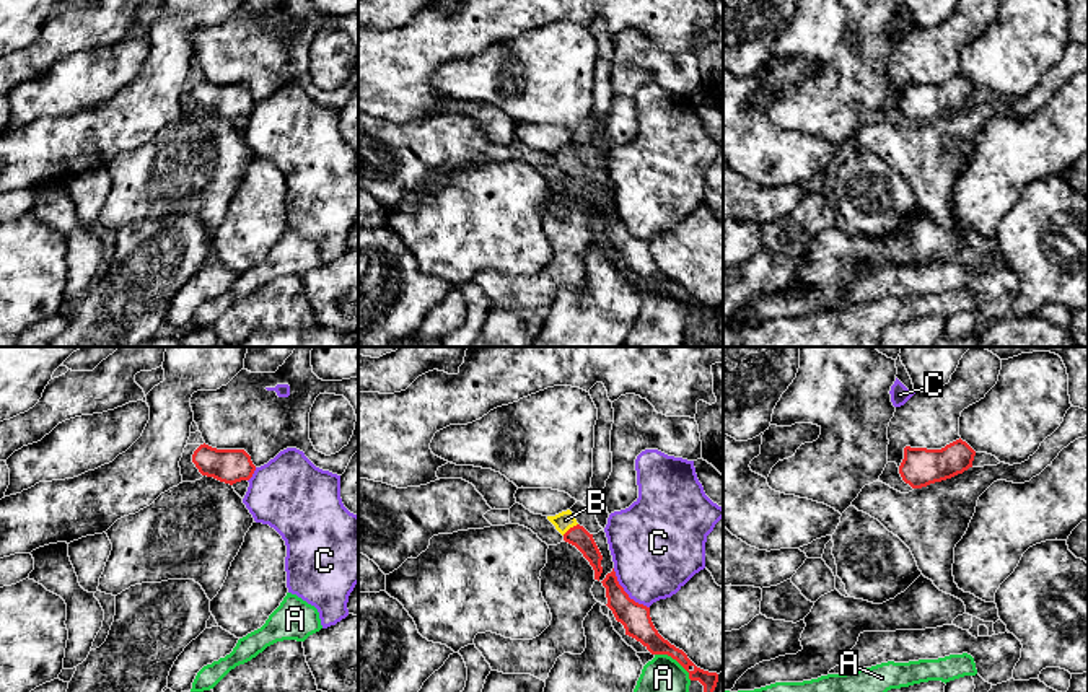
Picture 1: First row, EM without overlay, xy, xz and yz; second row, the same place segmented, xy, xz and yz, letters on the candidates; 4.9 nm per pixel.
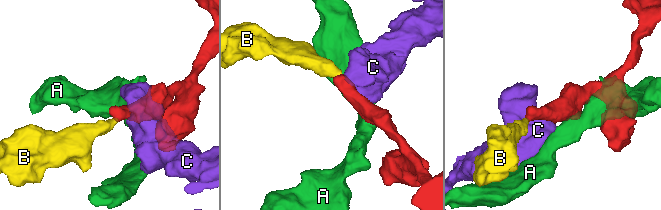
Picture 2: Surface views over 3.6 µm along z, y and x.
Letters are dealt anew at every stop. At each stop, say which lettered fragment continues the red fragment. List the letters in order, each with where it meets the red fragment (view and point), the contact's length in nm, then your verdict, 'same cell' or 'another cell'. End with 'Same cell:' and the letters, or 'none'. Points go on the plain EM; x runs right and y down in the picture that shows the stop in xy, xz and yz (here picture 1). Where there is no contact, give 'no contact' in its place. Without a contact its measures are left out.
A: contact xz (675, 293); length 220 nm; another cell
B: contact xz (570, 163); length 100 nm; same cell
C: contact xz (626, 228); length 260 nm; another cell
Same cell: B

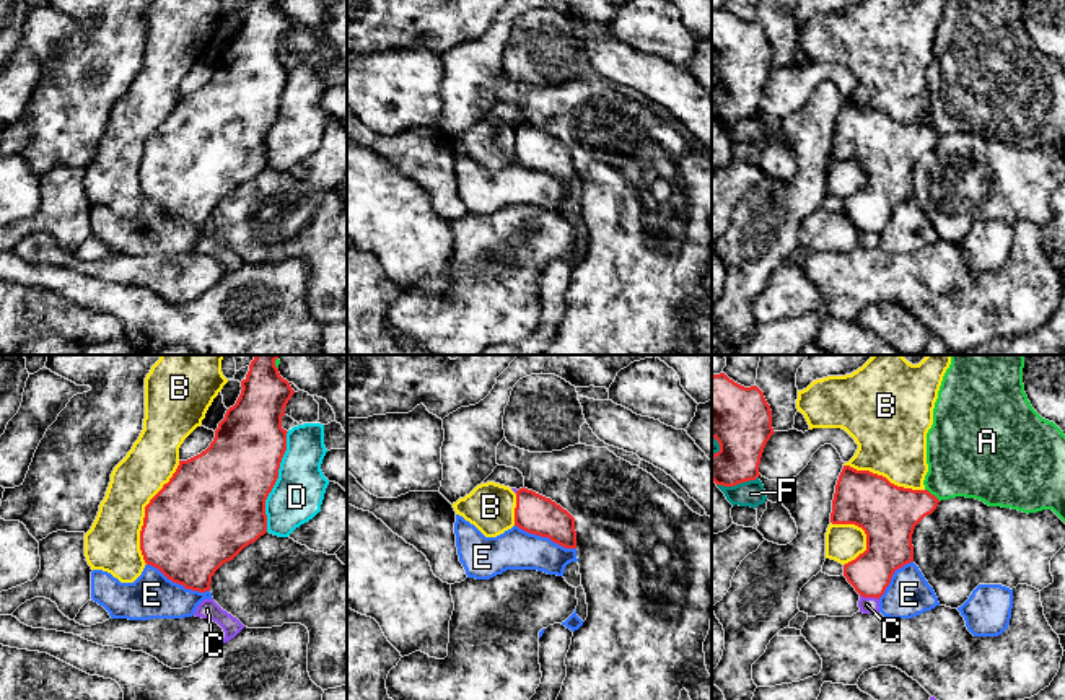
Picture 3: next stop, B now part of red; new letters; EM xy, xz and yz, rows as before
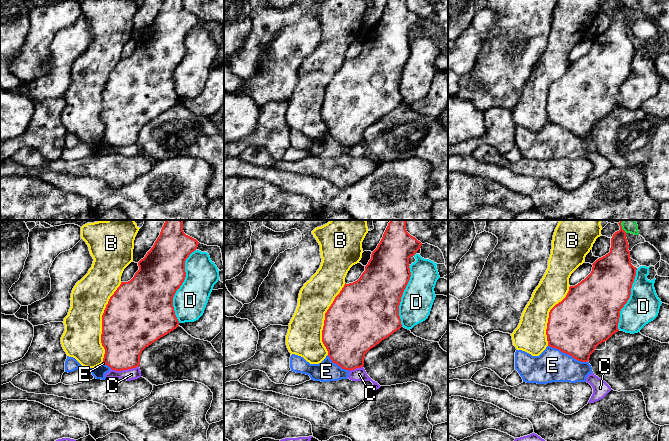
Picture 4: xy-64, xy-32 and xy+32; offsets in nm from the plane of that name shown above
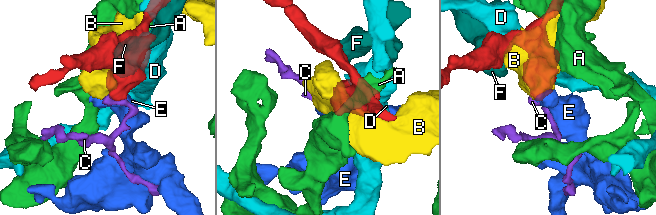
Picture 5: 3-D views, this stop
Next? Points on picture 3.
A: contact yz (933, 131); length 100 nm; another cell
B: contact xy (145, 148); length 550 nm; another cell
C: contact yz (870, 231); length 100 nm; another cell
D: contact xy (276, 116); length 500 nm; another cell
E: contact xy (178, 218); length 340 nm; another cell
F: contact yz (736, 119); length 220 nm; another cell
Same cell: none

